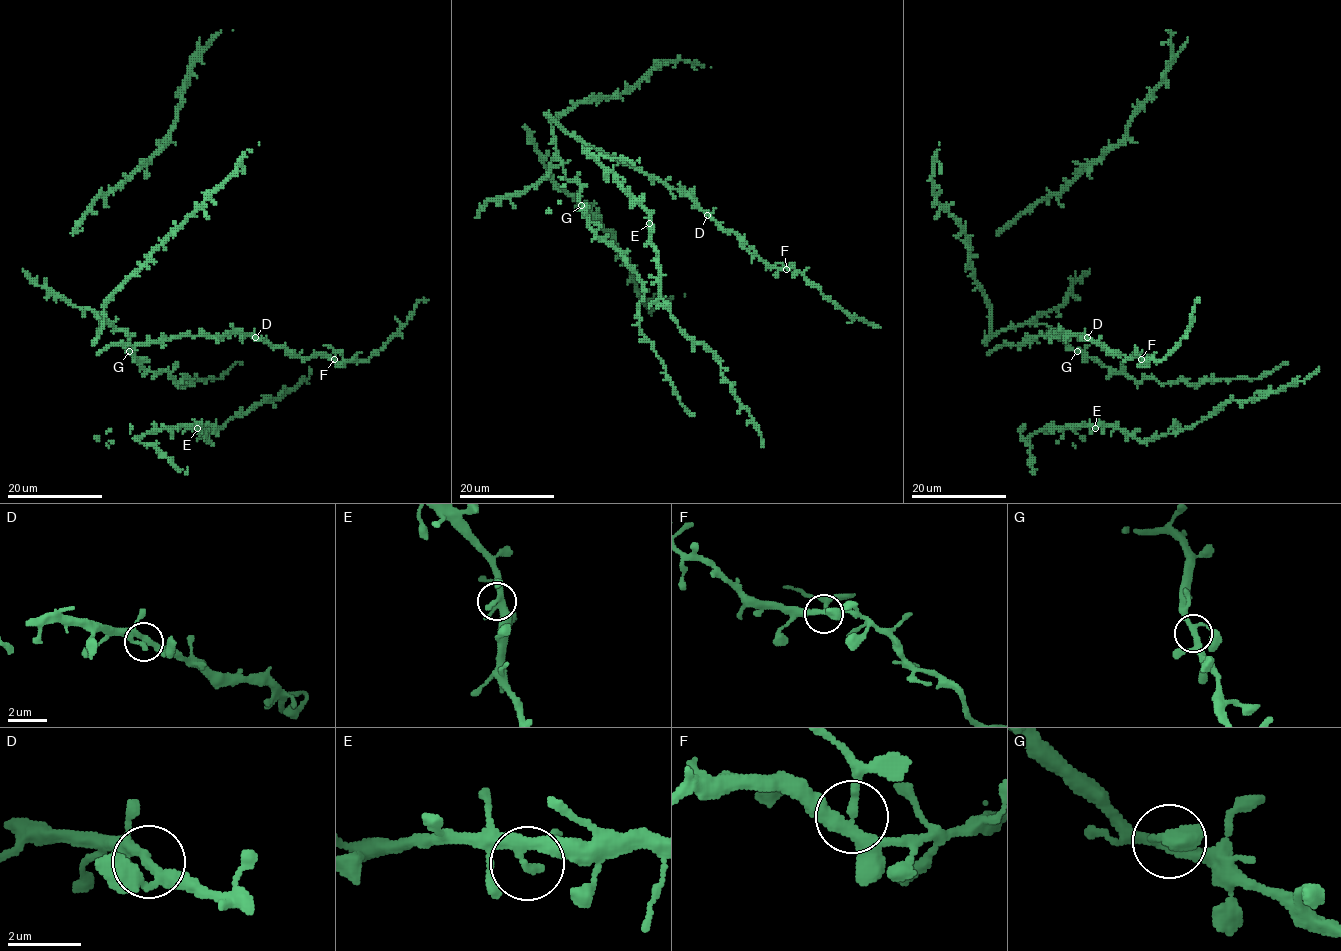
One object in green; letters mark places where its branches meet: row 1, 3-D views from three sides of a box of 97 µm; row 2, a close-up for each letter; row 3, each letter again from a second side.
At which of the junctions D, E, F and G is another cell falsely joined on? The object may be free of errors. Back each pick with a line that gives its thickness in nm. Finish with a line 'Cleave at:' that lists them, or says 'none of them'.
F: calibre 280 nm
Cleave at: F

